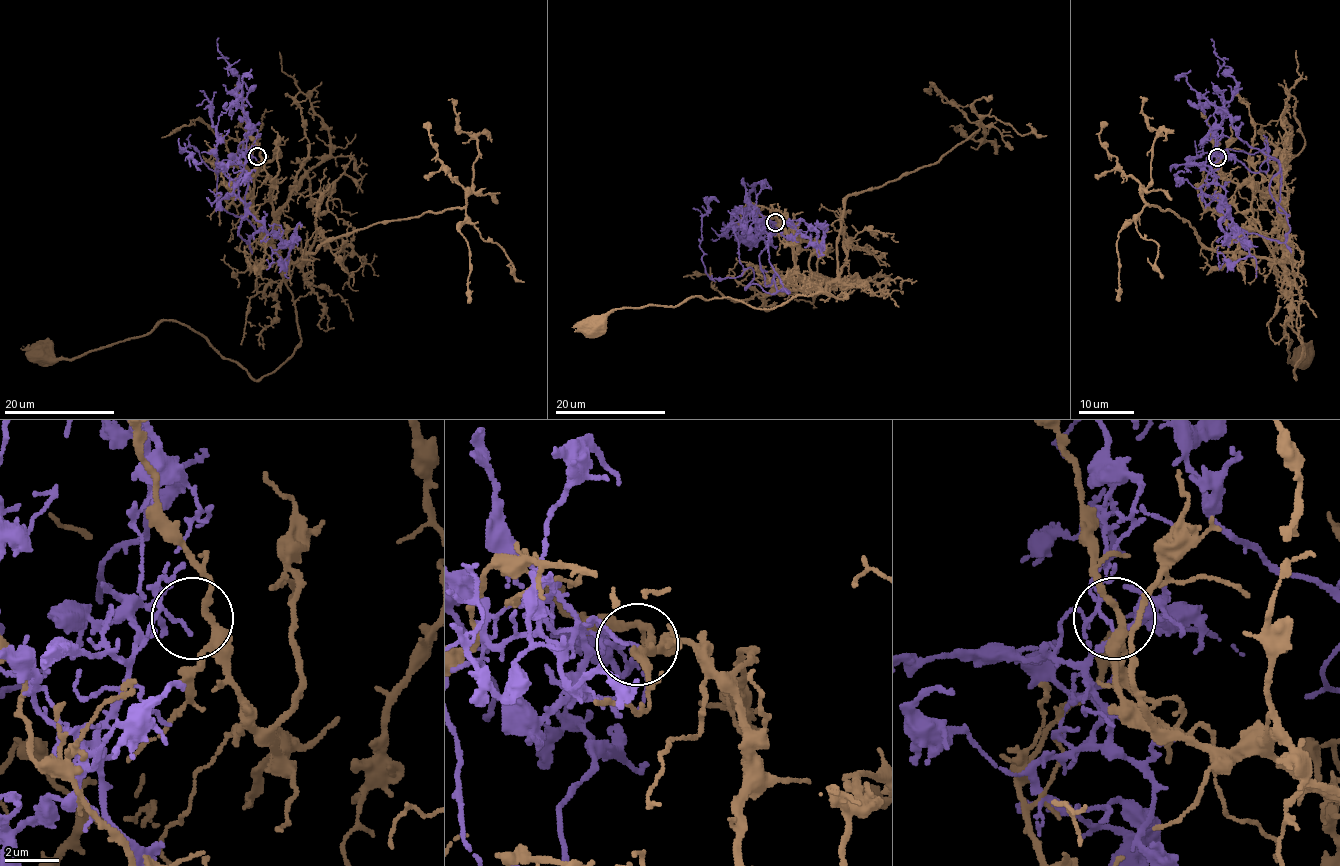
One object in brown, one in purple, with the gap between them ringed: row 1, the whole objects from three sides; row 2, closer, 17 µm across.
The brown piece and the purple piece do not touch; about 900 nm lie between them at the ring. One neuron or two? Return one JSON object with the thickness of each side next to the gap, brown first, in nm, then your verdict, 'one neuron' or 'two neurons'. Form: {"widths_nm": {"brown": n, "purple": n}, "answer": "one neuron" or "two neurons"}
{"widths_nm": {"brown": 280, "purple": 120}, "answer": "two neurons"}

